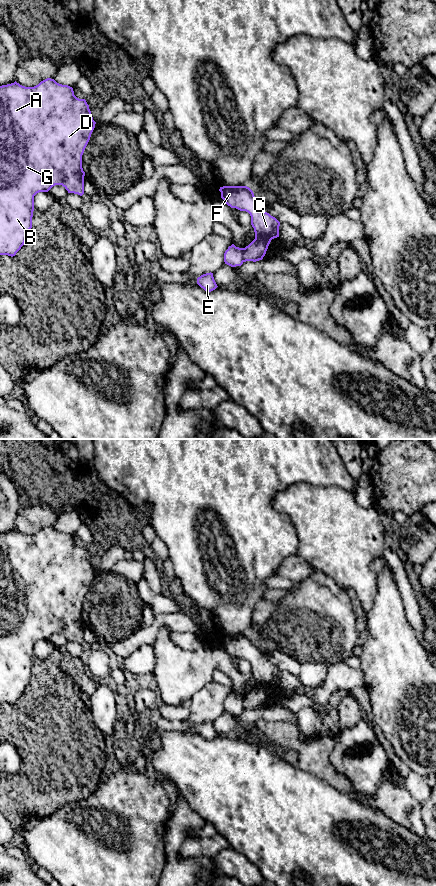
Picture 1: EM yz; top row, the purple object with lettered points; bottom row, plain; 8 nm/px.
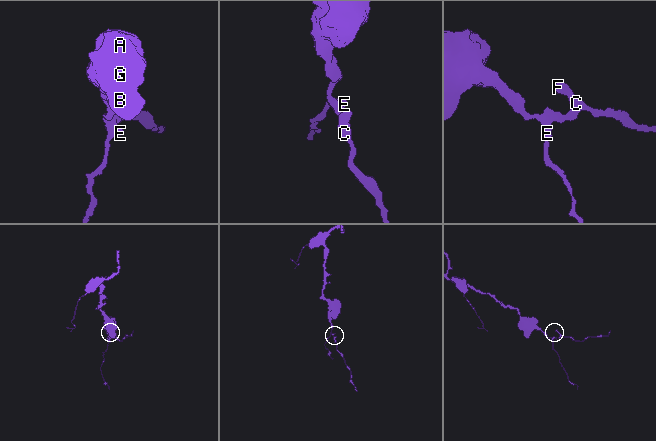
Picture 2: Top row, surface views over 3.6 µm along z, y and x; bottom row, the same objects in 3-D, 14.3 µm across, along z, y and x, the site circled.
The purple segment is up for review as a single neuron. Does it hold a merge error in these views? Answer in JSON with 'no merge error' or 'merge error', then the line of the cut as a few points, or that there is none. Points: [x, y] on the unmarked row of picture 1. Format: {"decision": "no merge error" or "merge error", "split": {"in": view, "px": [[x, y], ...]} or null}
{"decision": "merge error", "split": {"in": "yz", "px": [[244, 696], [243, 709]]}}

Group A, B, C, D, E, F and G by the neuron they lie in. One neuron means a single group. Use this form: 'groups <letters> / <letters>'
groups A B D E G / C F

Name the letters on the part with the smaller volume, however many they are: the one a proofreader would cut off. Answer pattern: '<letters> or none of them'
C, F

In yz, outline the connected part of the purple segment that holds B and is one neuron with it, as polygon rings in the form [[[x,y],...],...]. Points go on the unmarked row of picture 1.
[[[47,526],[34,535],[25,535],[16,529],[0,534],[0,703],[15,704],[24,693],[32,676],[34,659],[34,644],[39,640],[48,640],[55,633],[62,633],[68,641],[82,644],[84,642],[84,624],[82,616],[82,603],[90,588],[96,570],[93,568],[89,553],[85,547],[74,543],[73,536],[57,531],[54,527]]]

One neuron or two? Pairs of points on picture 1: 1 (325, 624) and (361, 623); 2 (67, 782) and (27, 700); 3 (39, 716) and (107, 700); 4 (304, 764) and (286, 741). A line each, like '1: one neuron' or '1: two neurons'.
1: two neurons
2: one neuron
3: two neurons
4: one neuron

